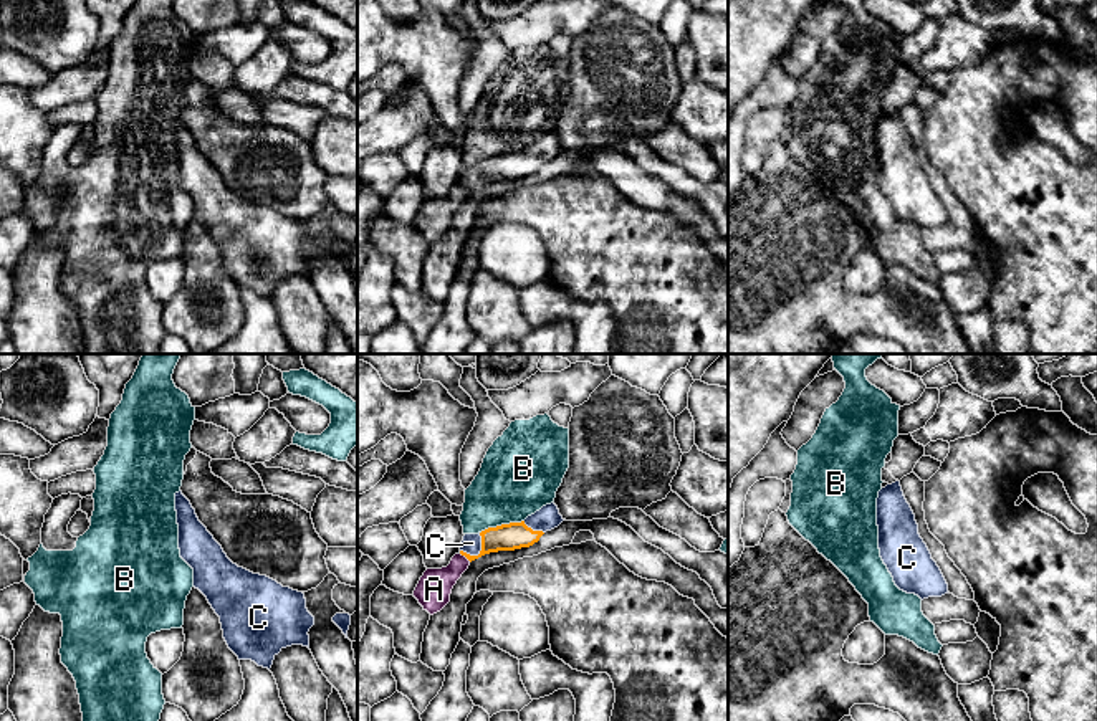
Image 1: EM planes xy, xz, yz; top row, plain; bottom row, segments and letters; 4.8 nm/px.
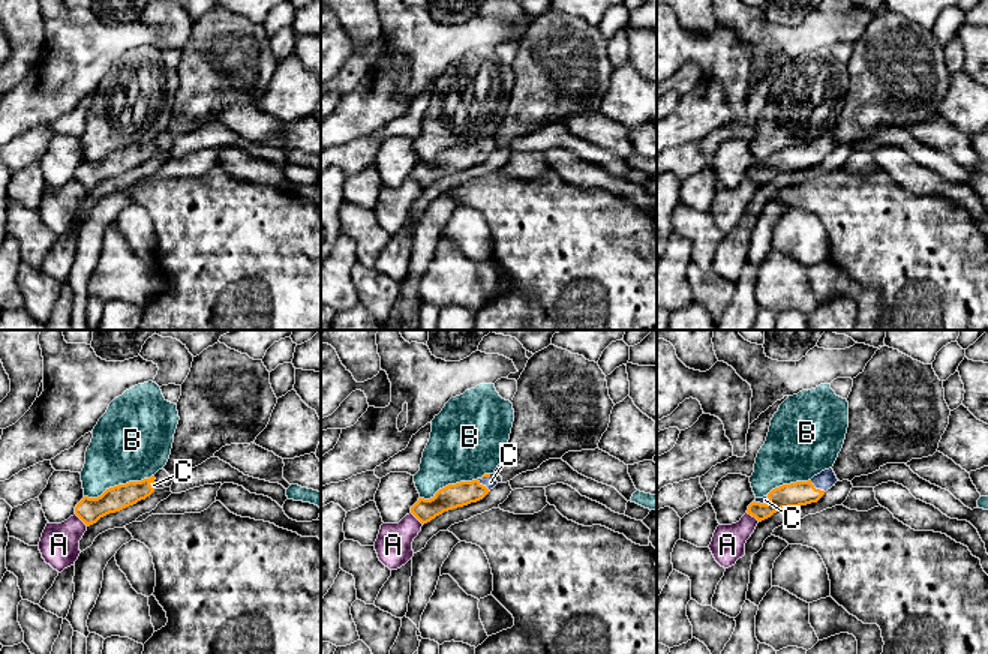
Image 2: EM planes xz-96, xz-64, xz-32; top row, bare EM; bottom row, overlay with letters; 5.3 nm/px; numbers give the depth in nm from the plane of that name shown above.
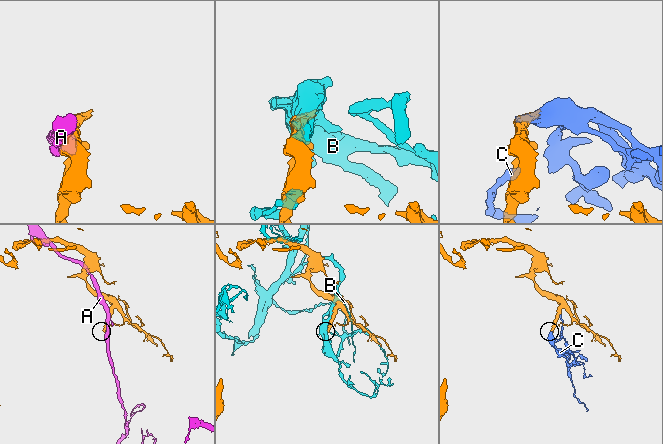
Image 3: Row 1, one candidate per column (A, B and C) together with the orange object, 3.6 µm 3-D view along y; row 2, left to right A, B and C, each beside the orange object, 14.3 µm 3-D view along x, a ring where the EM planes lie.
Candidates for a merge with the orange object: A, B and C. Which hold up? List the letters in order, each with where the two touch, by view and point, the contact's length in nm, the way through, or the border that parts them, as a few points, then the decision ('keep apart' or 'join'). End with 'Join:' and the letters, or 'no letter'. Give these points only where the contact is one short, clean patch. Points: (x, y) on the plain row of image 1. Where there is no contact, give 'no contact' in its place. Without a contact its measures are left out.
A: meets orange in xz at (465, 186); contact 70 nm long; keep apart
B: meets orange in xz at (502, 154); contact 220 nm long; keep apart
C: meets orange in xz at (480, 182); contact 140 nm long; runs through xz (512, 166), (493, 169), (480, 182), (472, 172); join
Join: C

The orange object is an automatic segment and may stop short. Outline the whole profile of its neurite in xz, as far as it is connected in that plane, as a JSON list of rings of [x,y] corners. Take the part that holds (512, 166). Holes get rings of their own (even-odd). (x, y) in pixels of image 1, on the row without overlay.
[[[551,132],[521,152],[488,157],[478,164],[465,164],[460,184],[472,192],[490,182],[529,177],[538,172],[546,160],[558,157],[563,150],[558,136]]]

